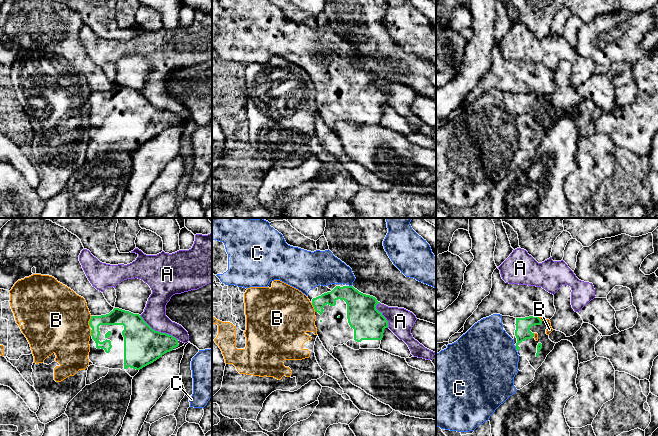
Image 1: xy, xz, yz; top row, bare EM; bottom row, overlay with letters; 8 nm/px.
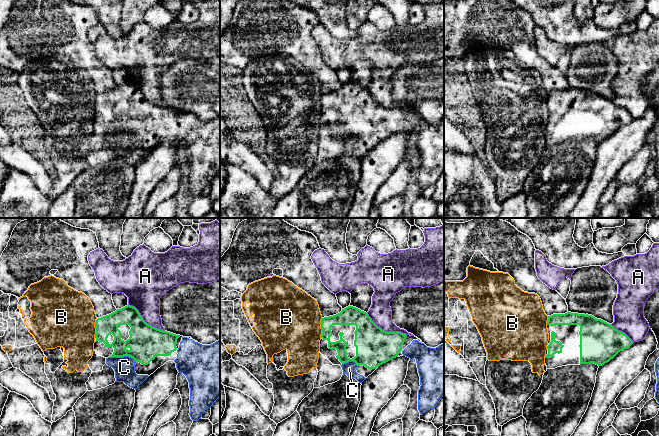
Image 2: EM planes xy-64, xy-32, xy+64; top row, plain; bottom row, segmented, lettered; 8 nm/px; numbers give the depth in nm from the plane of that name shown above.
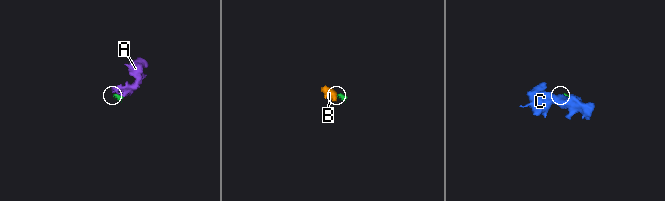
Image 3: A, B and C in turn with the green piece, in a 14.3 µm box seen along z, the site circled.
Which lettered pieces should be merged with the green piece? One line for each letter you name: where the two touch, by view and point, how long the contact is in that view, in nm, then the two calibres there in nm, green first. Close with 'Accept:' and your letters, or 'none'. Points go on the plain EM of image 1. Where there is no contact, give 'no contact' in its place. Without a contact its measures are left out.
C: meets green in yz at (516, 124); contact 40 nm long; 120 nm thick on the green side, 500 nm on the other
Accept: C

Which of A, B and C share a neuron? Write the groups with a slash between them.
A / B / C

